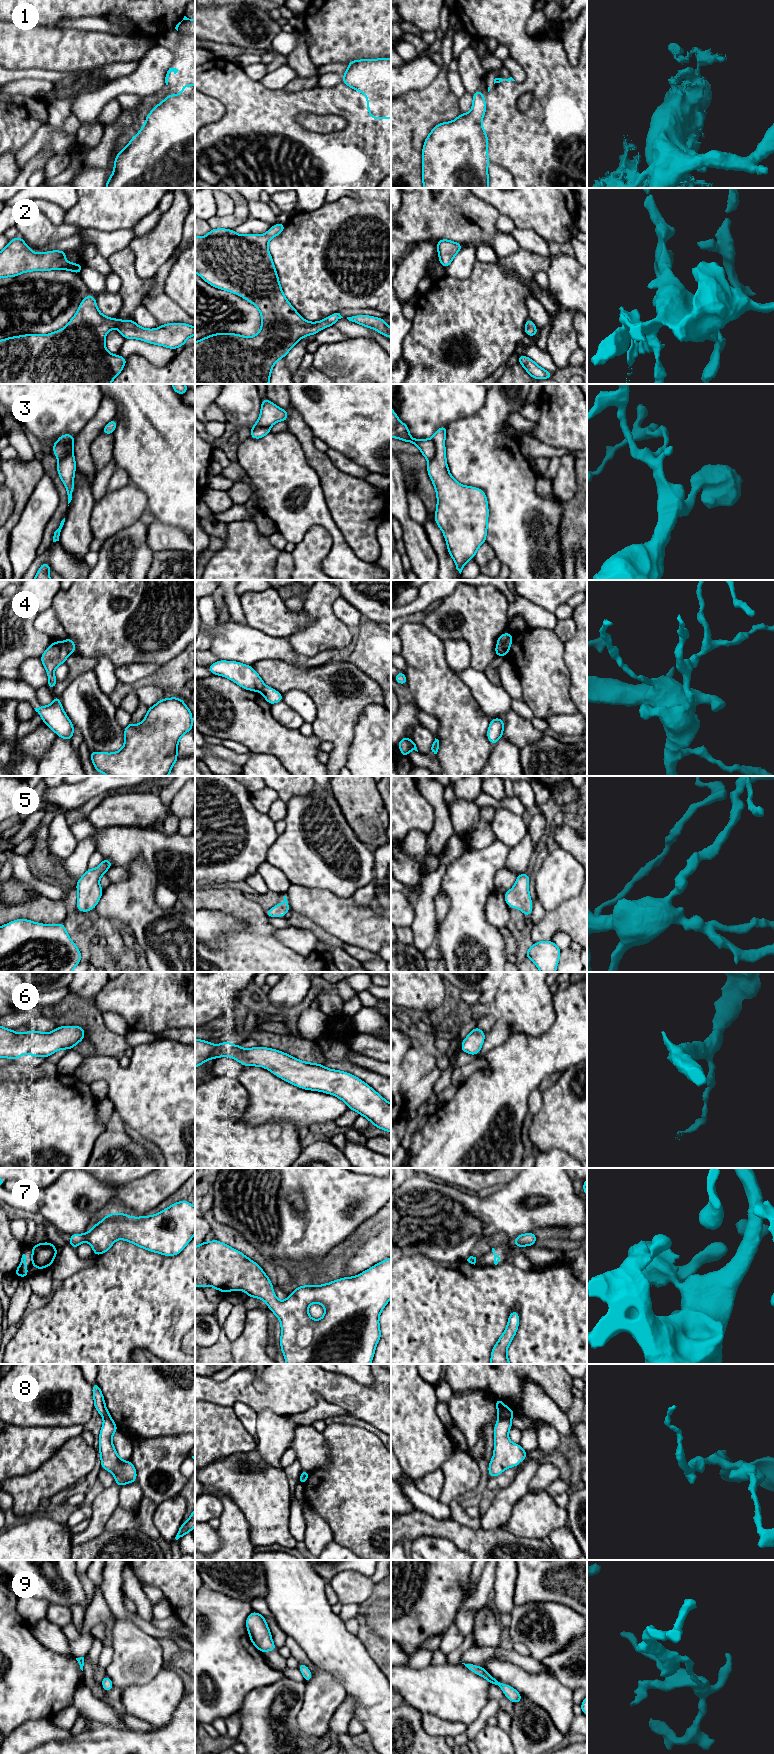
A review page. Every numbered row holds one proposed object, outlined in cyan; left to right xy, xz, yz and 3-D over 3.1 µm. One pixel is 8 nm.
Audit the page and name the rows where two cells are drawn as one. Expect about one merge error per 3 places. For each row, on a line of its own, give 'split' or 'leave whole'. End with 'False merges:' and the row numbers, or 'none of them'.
1: split
2: leave whole
3: split
4: split
5: leave whole
6: leave whole
7: leave whole
8: split
9: leave whole
False merges: 1, 3, 4, 8

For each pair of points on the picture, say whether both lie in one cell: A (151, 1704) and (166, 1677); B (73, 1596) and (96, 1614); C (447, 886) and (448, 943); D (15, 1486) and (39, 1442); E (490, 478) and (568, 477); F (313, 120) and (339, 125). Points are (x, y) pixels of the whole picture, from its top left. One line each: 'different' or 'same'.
A: same
B: different
C: same
D: different
E: different
F: same

